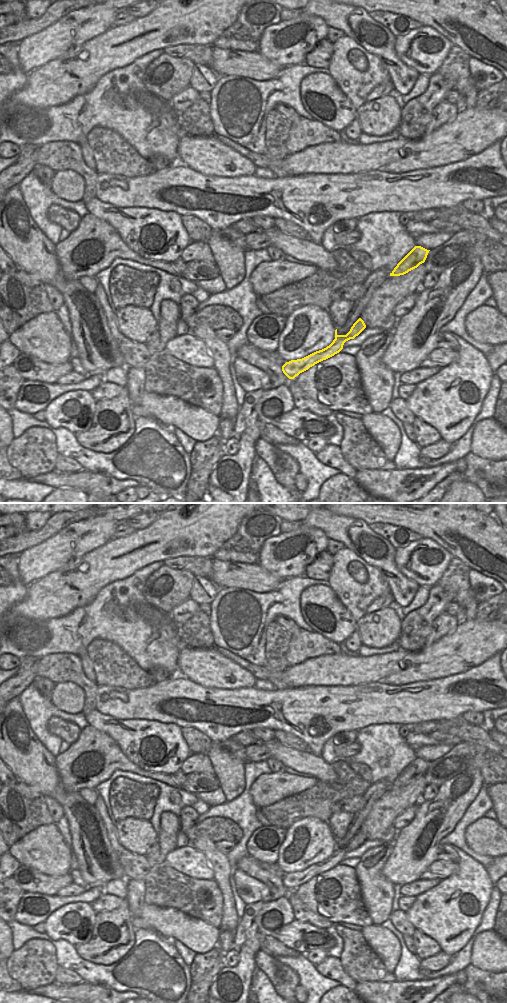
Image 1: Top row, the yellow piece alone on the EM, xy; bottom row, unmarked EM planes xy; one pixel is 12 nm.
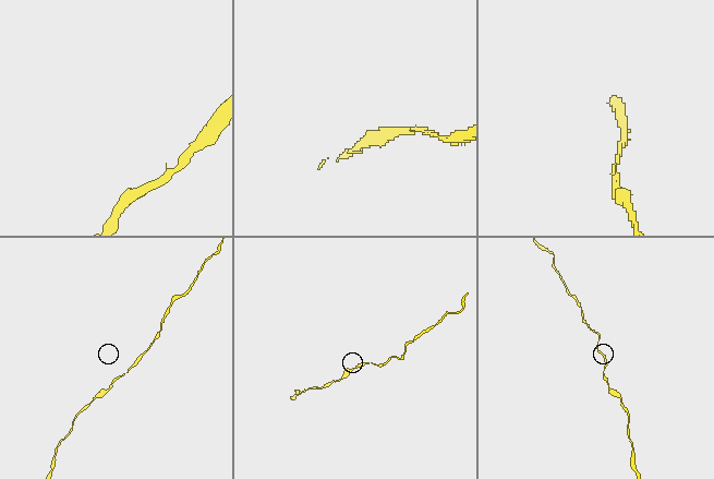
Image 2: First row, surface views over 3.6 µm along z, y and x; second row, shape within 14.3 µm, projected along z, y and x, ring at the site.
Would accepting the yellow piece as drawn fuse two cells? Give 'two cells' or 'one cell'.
one cell

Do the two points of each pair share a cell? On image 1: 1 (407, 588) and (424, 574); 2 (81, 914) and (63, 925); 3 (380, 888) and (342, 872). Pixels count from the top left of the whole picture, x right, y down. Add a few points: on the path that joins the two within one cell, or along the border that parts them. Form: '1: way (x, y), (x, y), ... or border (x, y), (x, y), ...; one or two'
1: border (396, 566), (403, 574), (420, 585); two
2: way (77, 918), (73, 922), (67, 923); one
3: border (354, 868), (360, 888), (360, 896), (363, 901); two

